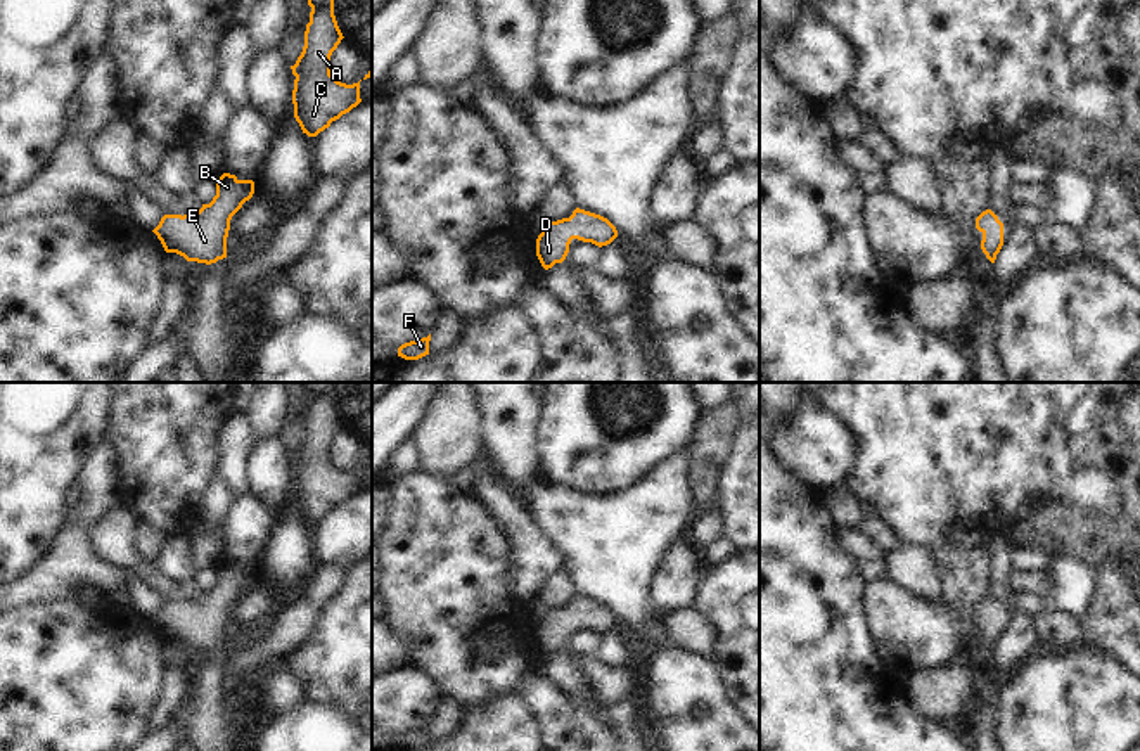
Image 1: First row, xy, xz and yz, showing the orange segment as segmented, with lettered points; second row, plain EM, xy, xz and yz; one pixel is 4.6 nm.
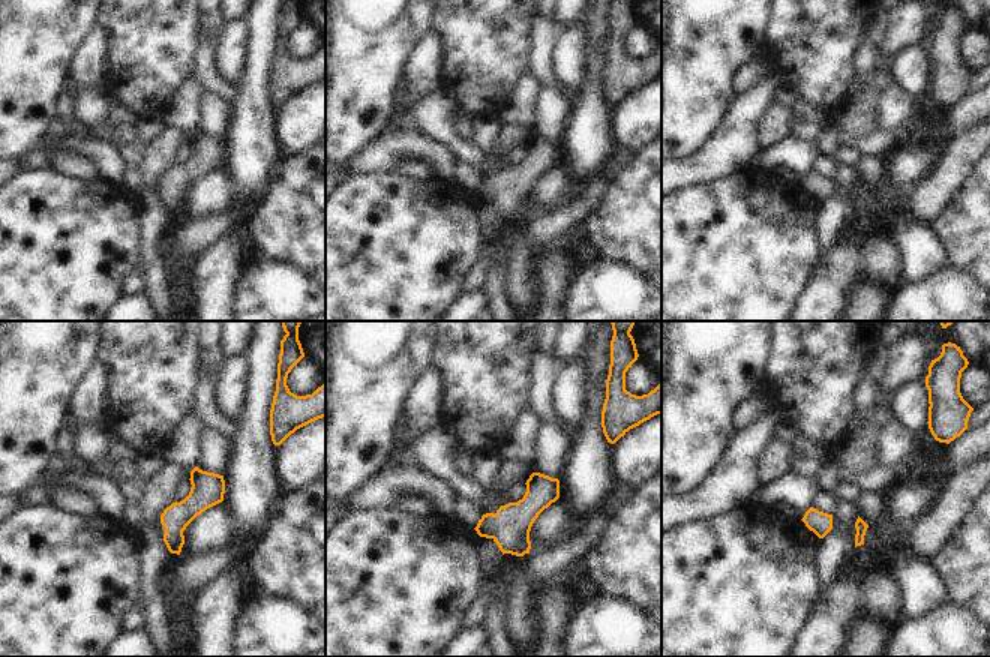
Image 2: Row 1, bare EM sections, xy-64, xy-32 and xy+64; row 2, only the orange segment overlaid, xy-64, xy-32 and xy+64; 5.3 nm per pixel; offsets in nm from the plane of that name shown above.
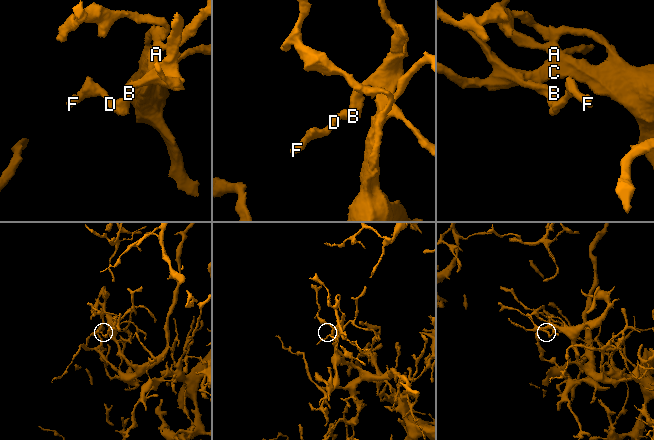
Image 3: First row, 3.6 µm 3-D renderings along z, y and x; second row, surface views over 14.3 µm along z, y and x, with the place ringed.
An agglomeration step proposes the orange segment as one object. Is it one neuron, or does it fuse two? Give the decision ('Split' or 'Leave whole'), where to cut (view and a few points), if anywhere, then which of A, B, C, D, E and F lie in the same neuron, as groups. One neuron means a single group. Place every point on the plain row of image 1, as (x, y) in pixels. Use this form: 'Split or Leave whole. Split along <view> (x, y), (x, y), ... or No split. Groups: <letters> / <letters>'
Leave whole. No split. Groups: A B C D E F.

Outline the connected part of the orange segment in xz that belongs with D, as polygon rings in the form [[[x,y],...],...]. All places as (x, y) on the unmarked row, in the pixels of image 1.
[[[576,595],[569,606],[548,609],[536,626],[536,644],[541,654],[548,658],[566,647],[573,626],[602,635],[616,625],[618,618],[607,606]]]

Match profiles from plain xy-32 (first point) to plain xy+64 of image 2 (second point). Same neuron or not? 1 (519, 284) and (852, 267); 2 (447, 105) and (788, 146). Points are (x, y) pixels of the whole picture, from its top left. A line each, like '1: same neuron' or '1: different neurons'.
1: different neurons
2: different neurons

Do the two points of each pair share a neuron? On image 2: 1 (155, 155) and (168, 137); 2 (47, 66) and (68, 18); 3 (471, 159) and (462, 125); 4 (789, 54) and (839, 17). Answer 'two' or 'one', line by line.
1: one
2: one
3: two
4: one

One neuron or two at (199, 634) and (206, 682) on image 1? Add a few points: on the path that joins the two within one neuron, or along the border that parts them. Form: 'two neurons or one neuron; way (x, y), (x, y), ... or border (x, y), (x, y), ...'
one neuron; way (210, 646), (213, 670)

